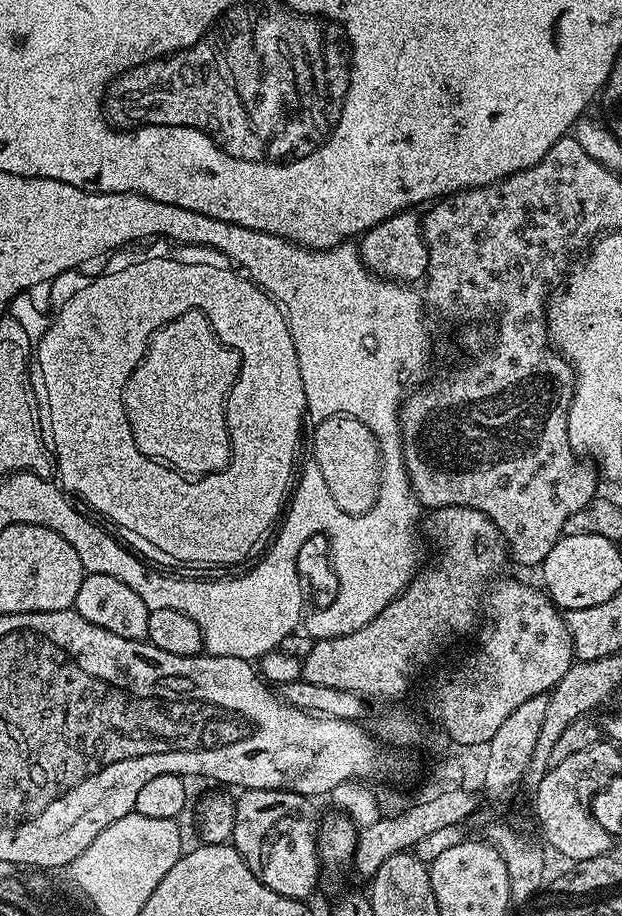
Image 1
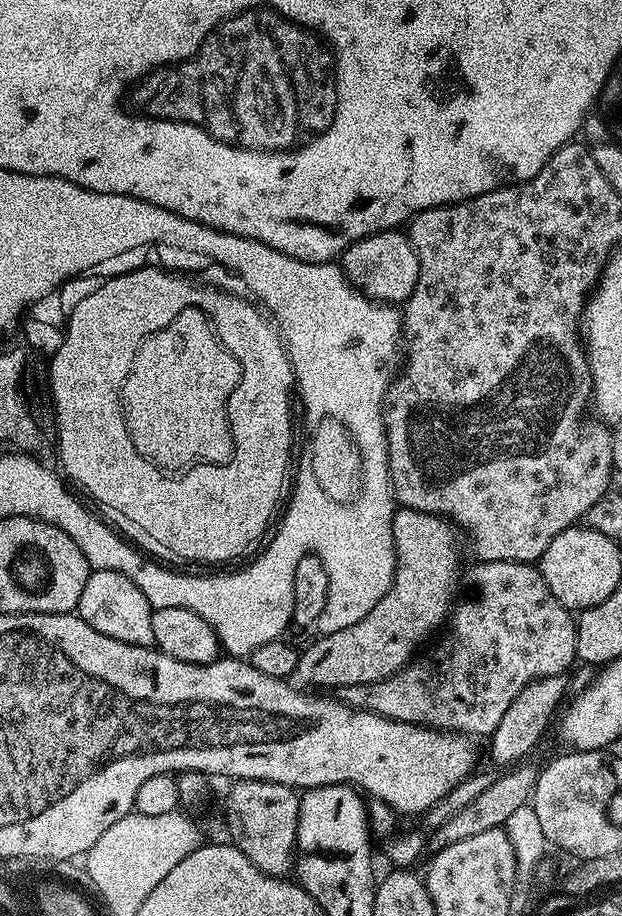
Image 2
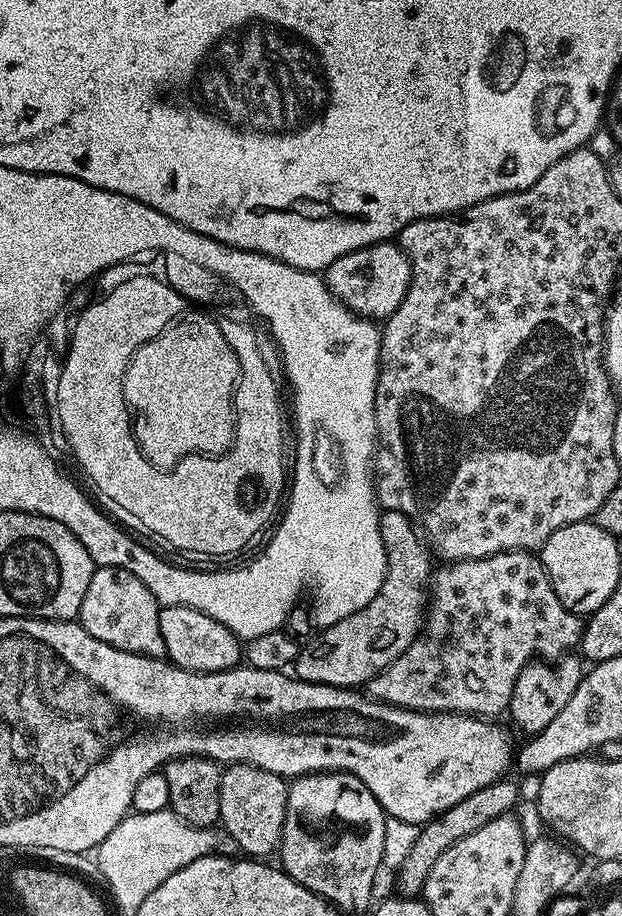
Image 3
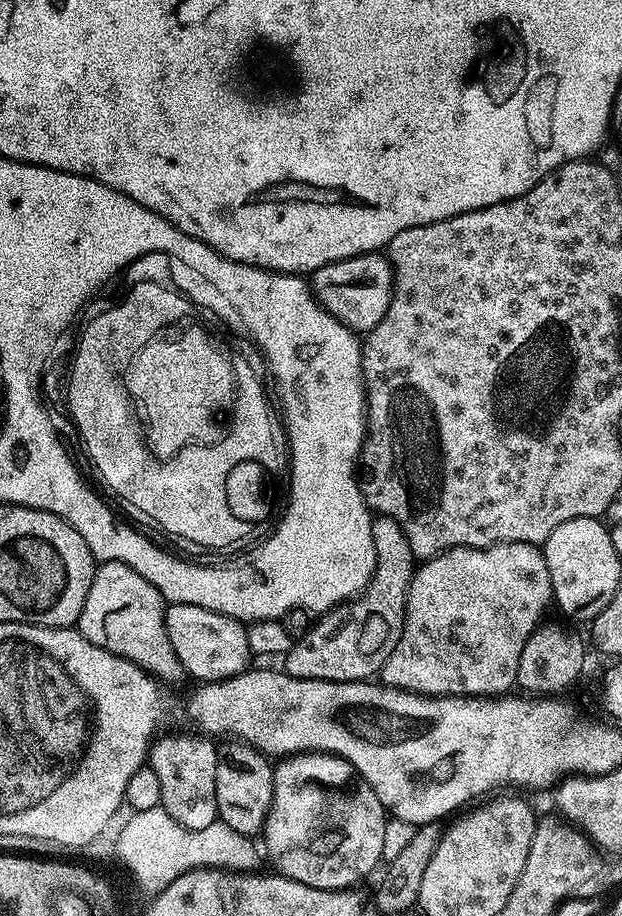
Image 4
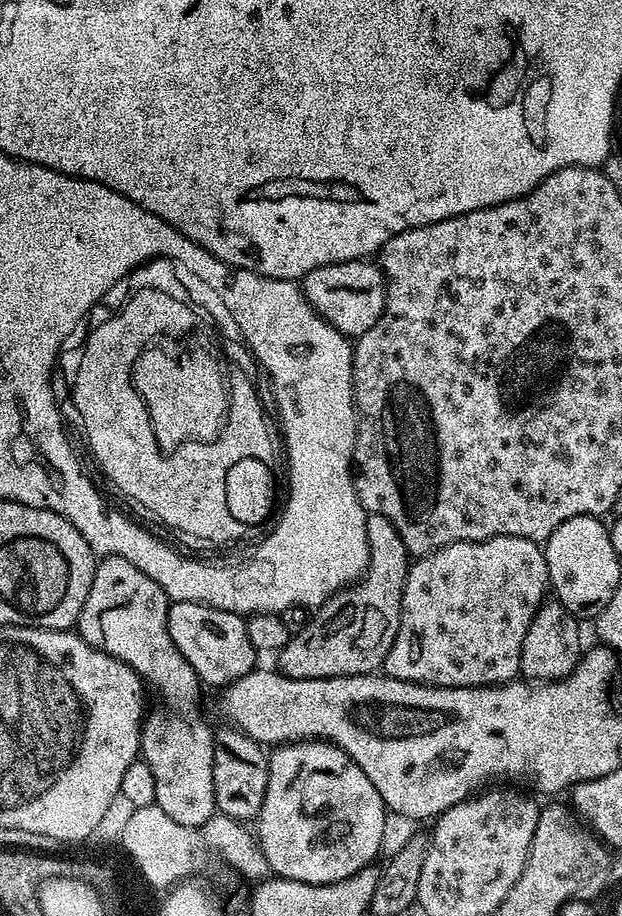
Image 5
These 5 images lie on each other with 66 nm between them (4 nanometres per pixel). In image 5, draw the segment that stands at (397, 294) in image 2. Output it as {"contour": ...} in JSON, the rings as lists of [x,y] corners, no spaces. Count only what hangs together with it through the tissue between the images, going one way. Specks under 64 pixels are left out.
{"contour":[[[371,259],[347,260],[318,270],[310,270],[302,278],[302,291],[308,304],[330,326],[337,328],[342,335],[359,338],[378,322],[384,309],[386,281],[379,263]]]}

